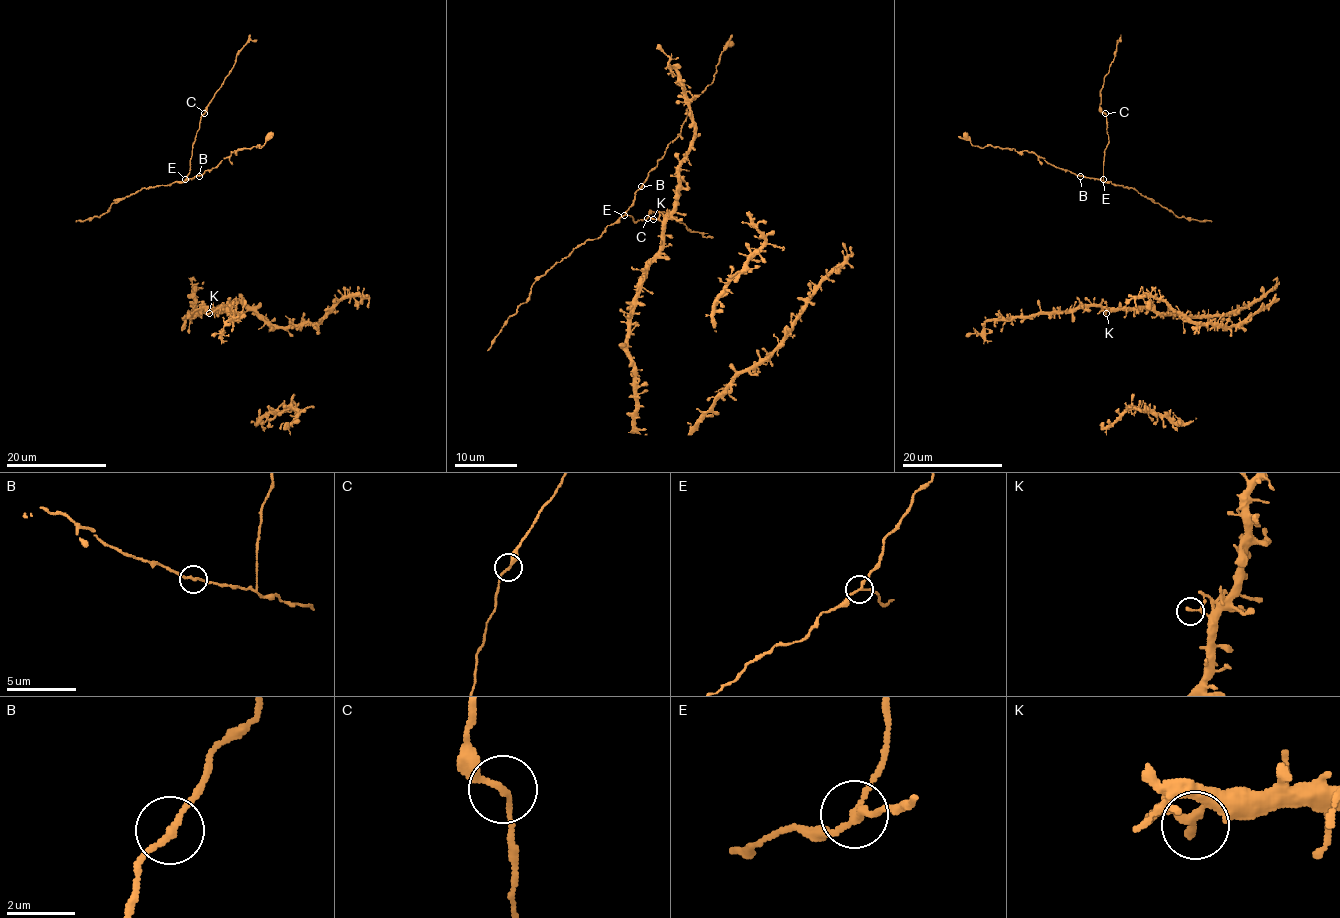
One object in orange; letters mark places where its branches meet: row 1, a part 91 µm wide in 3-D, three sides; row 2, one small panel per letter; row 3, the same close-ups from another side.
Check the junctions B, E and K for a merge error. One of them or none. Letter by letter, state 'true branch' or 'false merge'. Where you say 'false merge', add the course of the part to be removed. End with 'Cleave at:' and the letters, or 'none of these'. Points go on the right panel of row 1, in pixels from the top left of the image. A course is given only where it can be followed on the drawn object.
B: true branch
E: false merge | (1103, 180), (1104, 151), (1109, 137), (1100, 92), (1118, 40), (1121, 39)
K: true branch
Cleave at: E

